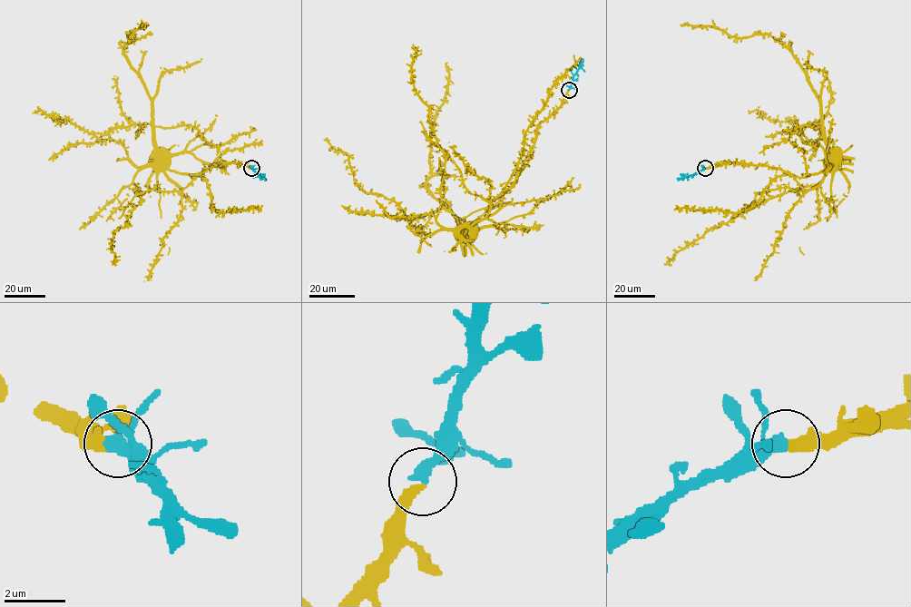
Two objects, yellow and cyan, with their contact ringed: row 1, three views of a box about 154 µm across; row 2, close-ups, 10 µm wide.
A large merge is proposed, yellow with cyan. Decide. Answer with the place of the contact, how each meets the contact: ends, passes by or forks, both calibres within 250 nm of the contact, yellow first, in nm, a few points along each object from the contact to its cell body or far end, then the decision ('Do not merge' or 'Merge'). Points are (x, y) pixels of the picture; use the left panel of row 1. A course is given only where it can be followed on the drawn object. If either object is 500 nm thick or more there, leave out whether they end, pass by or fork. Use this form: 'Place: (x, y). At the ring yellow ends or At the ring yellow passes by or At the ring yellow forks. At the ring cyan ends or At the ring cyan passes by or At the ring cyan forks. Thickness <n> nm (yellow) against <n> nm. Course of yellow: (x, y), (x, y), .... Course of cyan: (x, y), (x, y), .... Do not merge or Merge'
Place: (251, 168). At the ring yellow ends. At the ring cyan passes by. Thickness 380 nm (yellow) against 320 nm. Course of yellow: (252, 168), (224, 162), (193, 177), (168, 168), (157, 148), (152, 100), (124, 49), (127, 34), (143, 24). Course of cyan: (252, 168), (263, 179). Merge

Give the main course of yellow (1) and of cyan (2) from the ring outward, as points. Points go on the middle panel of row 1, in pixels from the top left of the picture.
1: (569, 90), (538, 126), (528, 155), (498, 209), (463, 225), (426, 182), (432, 125), (443, 101), (447, 63)
2: (569, 90), (573, 75), (582, 66), (582, 58)

